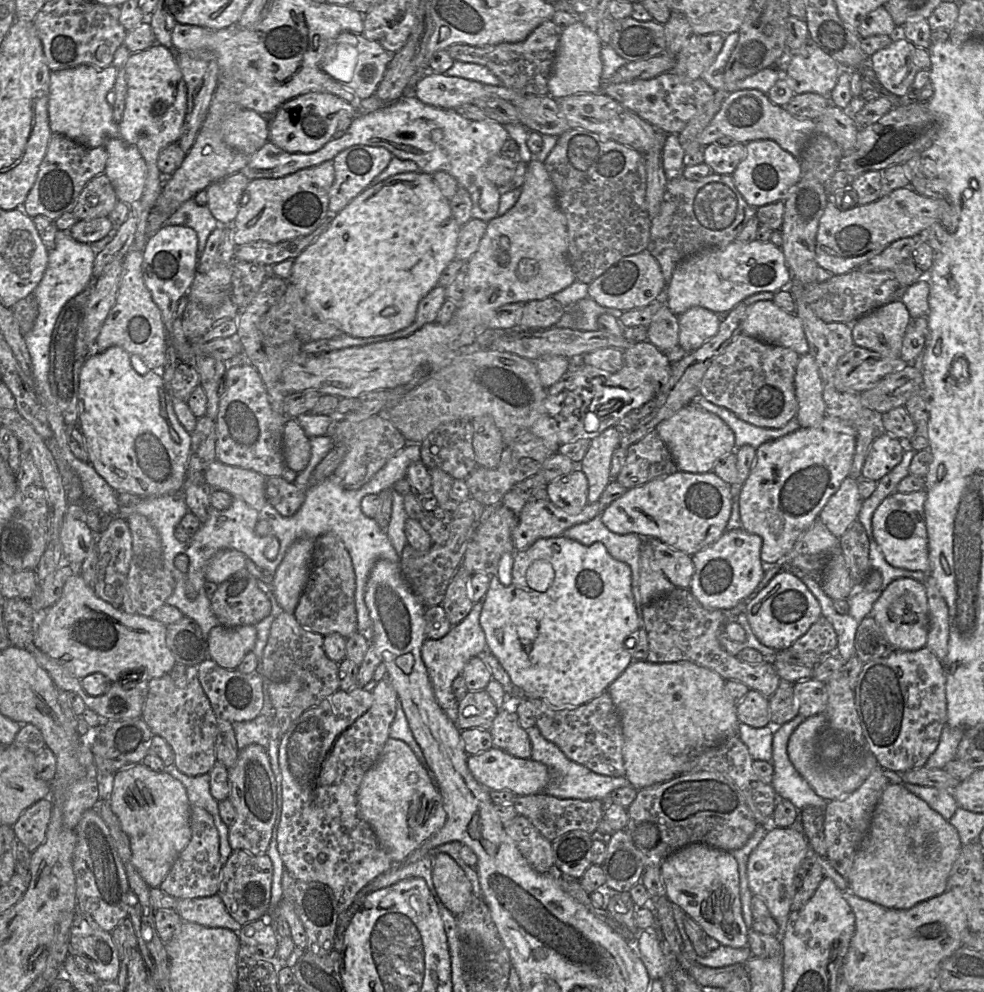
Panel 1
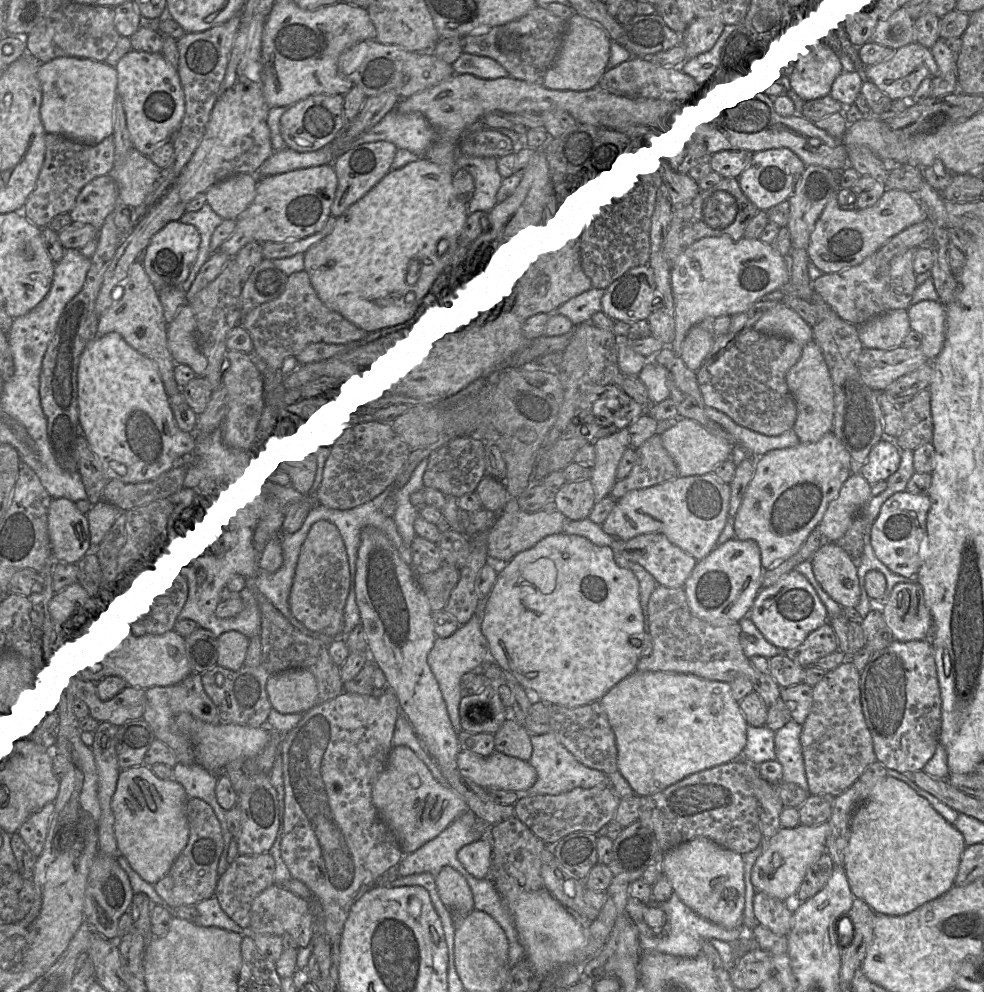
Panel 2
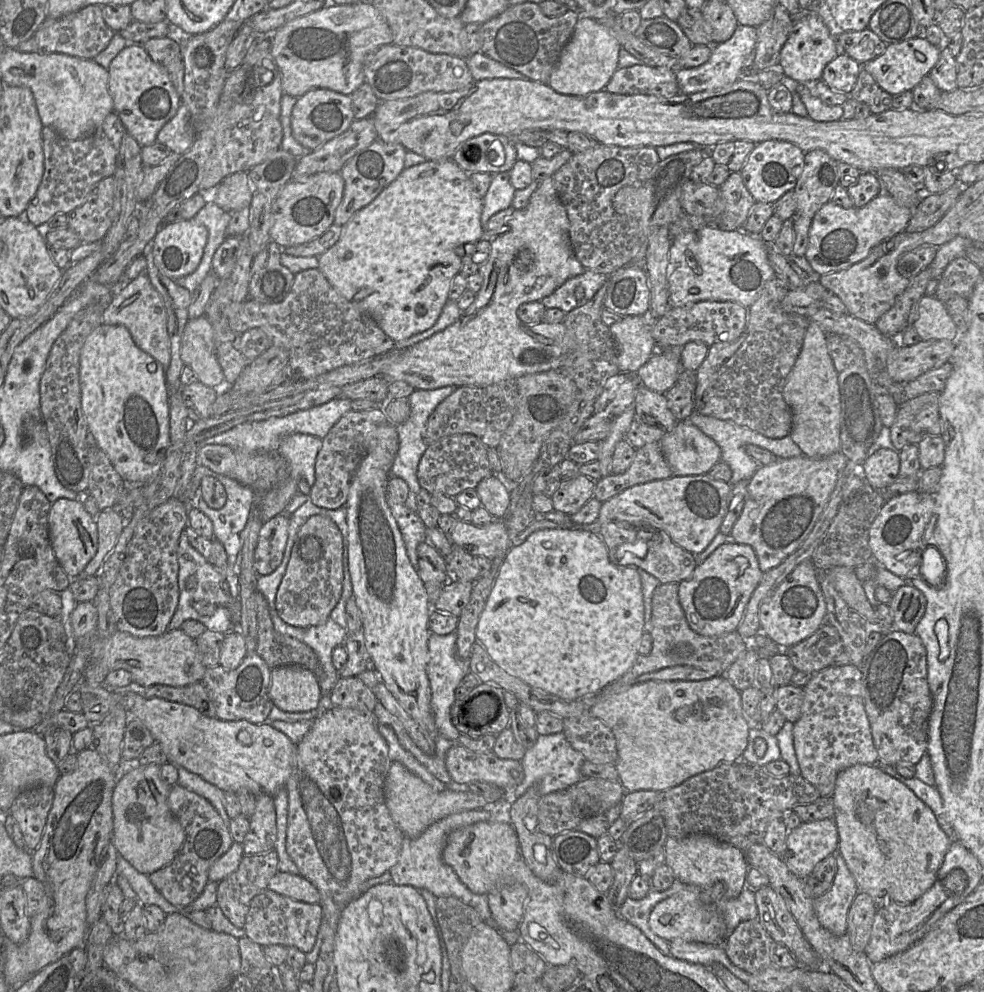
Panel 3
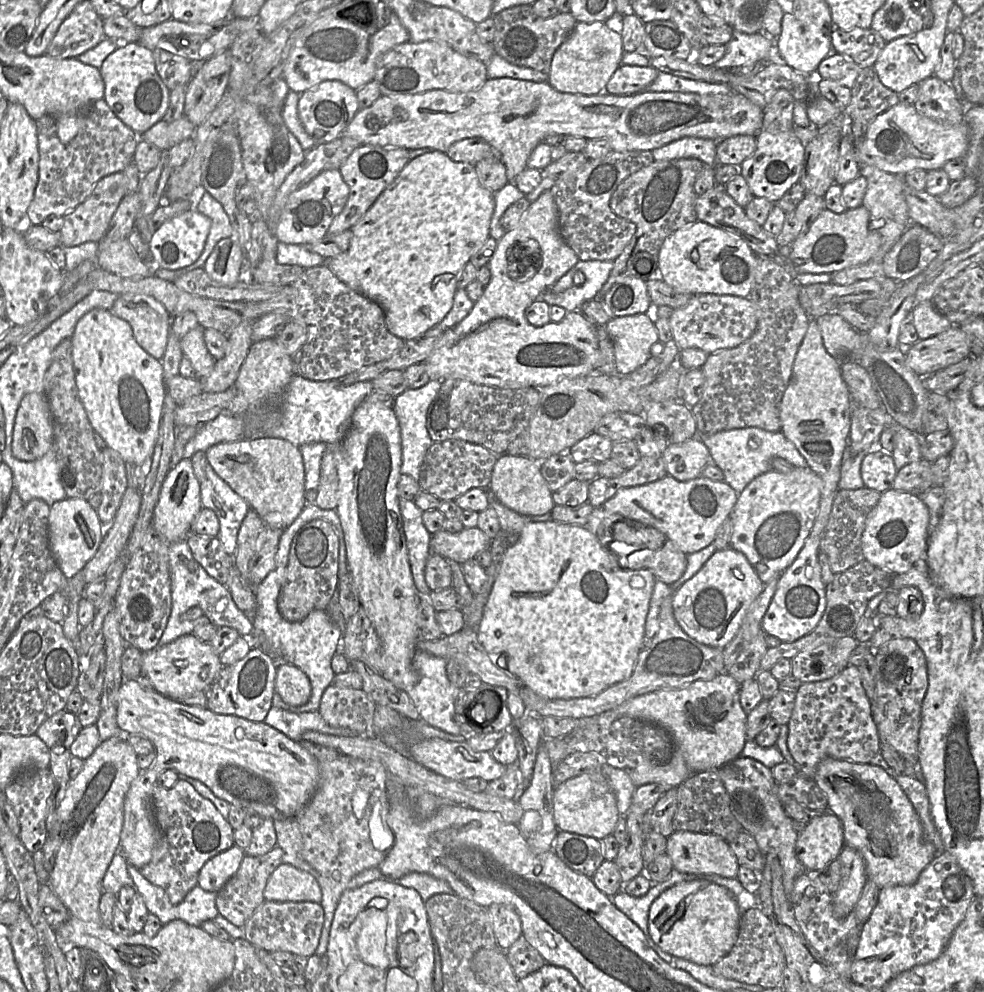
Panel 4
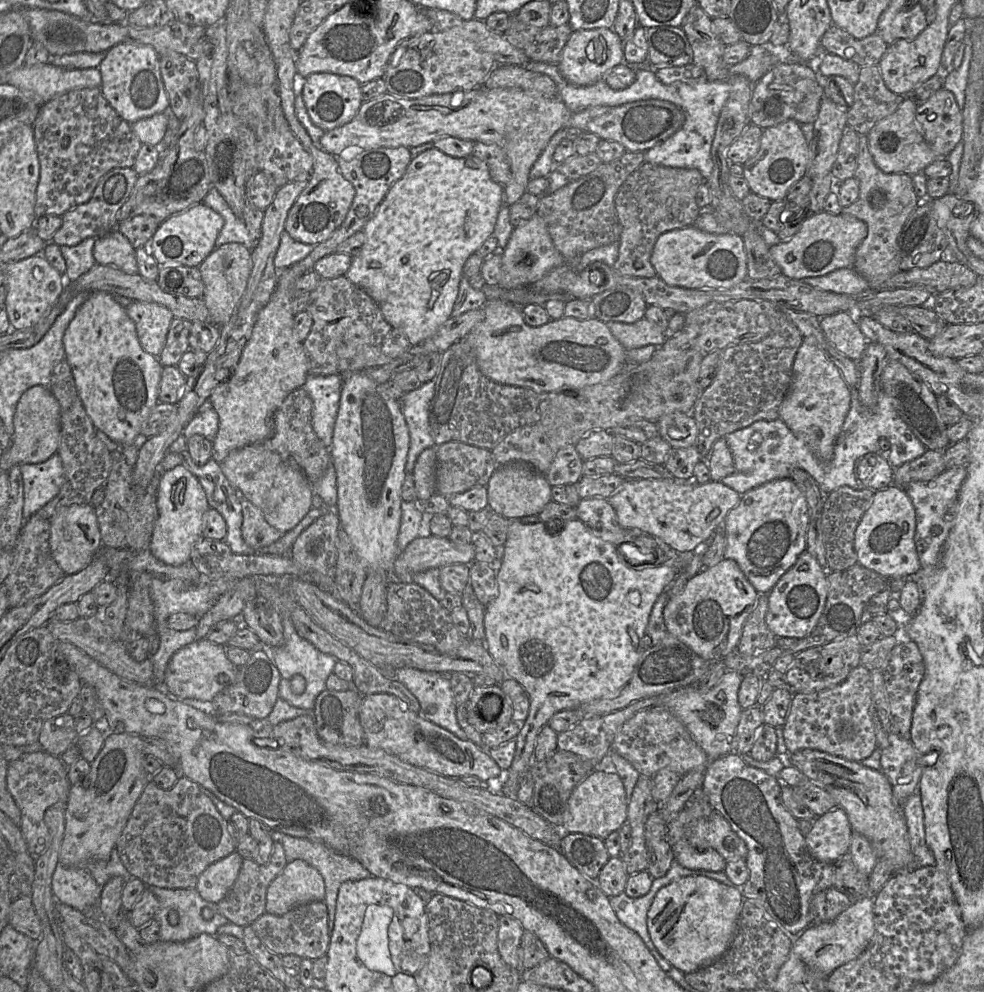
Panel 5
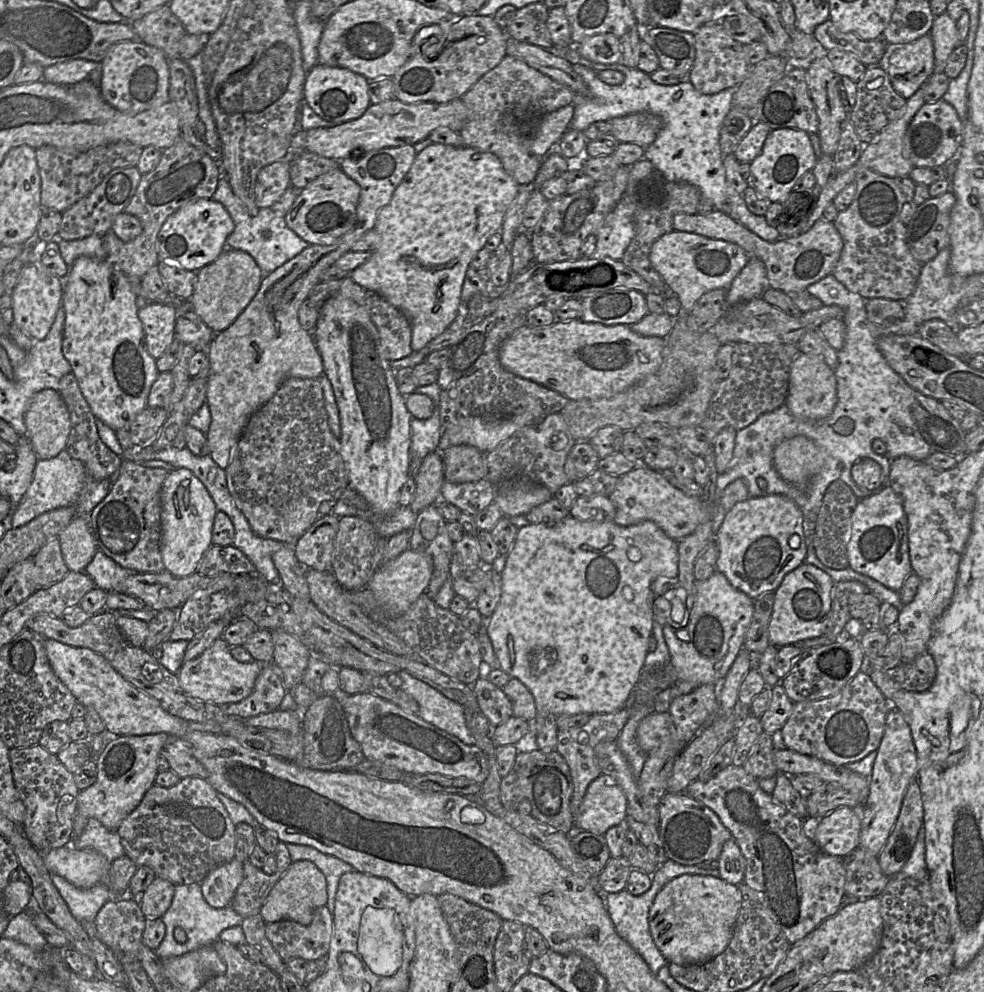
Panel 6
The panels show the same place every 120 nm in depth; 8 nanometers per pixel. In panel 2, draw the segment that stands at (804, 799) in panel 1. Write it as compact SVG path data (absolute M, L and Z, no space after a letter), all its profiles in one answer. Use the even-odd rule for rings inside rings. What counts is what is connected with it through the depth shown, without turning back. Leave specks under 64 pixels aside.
M792 719L775 731L775 753L776 759L782 765L781 781L794 783L804 790L809 790L800 743L801 732L802 725Z

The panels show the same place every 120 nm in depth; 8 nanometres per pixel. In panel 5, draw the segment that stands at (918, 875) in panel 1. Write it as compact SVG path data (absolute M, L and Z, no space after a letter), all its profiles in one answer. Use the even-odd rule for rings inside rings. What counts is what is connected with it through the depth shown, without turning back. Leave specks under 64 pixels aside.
M810 749L789 753L787 761L834 798L837 806L846 812L853 831L871 842L878 860L889 861L895 872L916 869L902 806L895 801L892 785L882 771Z

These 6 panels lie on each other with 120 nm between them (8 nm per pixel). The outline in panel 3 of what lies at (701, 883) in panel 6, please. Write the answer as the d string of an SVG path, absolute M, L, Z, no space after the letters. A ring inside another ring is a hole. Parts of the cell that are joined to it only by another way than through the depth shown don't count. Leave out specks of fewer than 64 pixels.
M678 892L657 903L649 915L649 926L654 934L668 942L681 939L724 946L727 938L727 929L721 915L691 892Z

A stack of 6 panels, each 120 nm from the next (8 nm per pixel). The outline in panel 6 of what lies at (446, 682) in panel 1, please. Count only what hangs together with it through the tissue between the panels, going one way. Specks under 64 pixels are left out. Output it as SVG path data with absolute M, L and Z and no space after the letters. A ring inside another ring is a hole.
M400 671L400 687L419 706L418 716L426 722L457 737L466 745L475 745L475 739L466 722L466 710L448 699L429 684L415 678L407 671Z

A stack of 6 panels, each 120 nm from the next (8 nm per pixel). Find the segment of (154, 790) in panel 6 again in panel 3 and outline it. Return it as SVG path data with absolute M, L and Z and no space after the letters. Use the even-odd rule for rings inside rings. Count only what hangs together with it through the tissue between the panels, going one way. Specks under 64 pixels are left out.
M178 783L170 787L167 805L183 827L185 841L172 862L148 875L148 878L168 902L178 907L186 907L203 892L208 883L210 867L230 848L233 839L212 804Z

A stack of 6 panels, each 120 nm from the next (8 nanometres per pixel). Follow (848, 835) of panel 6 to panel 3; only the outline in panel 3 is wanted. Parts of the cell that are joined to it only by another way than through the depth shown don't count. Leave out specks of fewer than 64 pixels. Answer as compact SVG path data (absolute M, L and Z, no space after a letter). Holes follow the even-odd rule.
M834 819L802 822L788 832L782 860L795 876L806 879L820 861L838 853L838 847Z

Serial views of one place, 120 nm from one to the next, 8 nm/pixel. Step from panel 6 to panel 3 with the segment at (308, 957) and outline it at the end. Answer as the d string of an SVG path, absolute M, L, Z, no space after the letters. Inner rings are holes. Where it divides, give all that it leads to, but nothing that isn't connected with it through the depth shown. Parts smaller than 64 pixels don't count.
M266 888L251 900L243 928L246 936L261 946L294 946L308 953L315 944L321 921L322 908L319 903L298 901Z

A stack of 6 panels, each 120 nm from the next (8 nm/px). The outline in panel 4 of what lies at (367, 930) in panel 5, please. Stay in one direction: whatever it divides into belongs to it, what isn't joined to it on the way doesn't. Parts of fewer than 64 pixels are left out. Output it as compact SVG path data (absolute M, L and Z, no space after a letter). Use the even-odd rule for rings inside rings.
M368 908L363 914L361 932L357 939L357 949L362 961L379 969L387 969L389 959L386 954L387 915L384 910Z

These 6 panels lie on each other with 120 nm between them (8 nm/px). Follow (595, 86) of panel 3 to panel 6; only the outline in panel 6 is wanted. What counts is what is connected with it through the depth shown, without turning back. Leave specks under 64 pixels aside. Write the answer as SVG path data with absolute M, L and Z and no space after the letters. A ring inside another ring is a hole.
M611 33L597 34L586 37L580 44L575 44L580 55L592 62L614 64L621 62L622 48L618 37Z

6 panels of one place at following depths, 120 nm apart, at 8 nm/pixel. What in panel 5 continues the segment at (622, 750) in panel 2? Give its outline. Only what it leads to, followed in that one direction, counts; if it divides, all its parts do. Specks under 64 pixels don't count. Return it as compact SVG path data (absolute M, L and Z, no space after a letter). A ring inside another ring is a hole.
M727 670L718 684L706 692L699 692L694 687L678 688L659 696L659 704L653 707L663 707L671 711L686 727L694 741L703 749L710 760L732 753L734 737L740 721L742 708L738 701L739 688L743 676L734 670Z

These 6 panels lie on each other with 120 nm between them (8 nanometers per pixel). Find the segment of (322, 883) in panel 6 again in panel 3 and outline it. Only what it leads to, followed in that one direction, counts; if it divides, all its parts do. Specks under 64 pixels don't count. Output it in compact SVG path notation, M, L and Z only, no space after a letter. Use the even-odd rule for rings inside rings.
M278 871L269 880L267 888L278 894L310 904L320 901L317 888L300 874Z

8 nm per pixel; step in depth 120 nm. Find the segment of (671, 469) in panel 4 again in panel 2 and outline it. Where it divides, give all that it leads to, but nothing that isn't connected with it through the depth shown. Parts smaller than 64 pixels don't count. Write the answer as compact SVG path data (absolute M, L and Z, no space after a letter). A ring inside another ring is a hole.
M677 416L659 432L659 438L673 458L678 475L694 476L713 473L713 469L730 459L734 444L708 432L698 421L686 416Z

